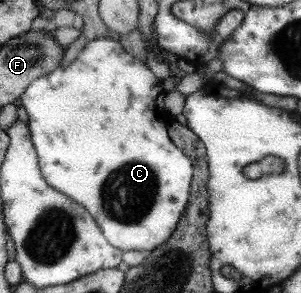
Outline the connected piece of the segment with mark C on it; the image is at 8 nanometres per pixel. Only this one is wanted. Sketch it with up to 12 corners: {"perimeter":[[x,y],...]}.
{"perimeter":[[98,37],[21,97],[112,246],[172,239],[194,166],[162,80]]}

